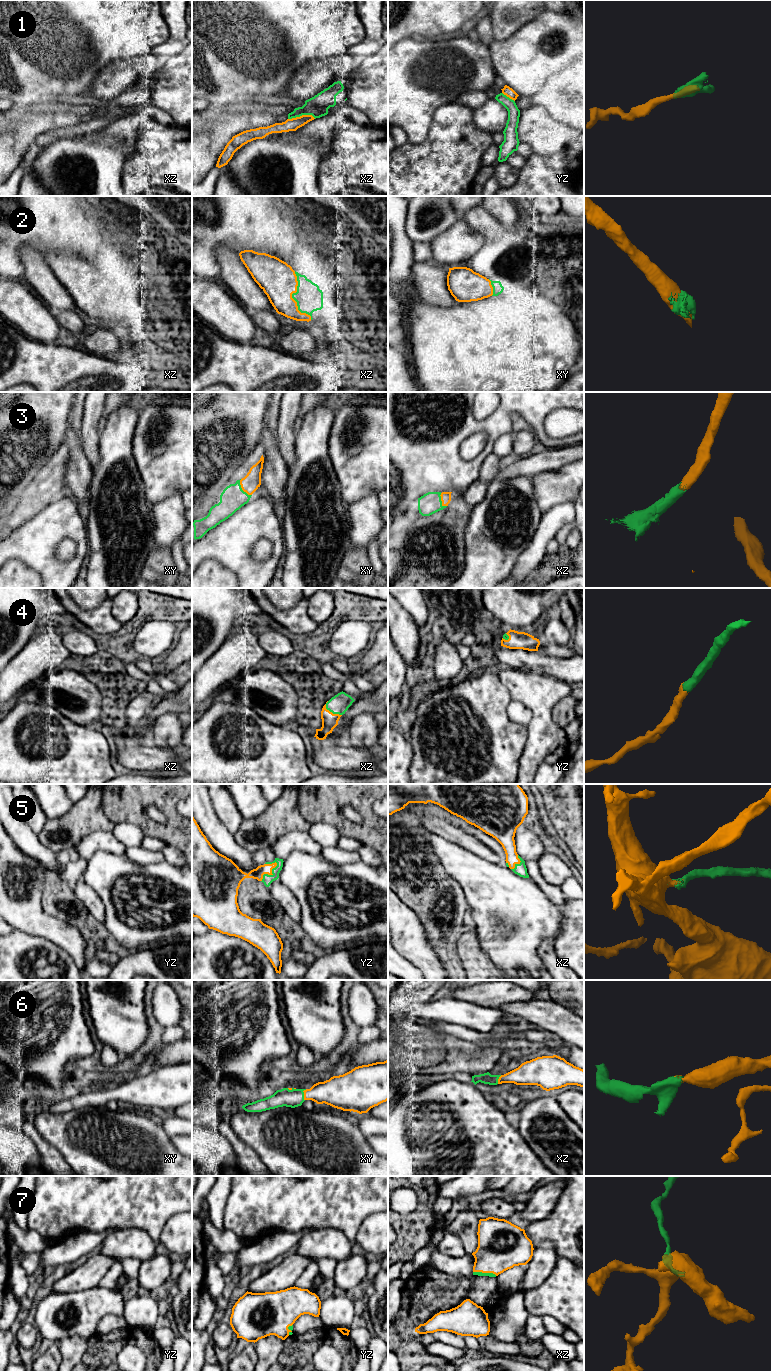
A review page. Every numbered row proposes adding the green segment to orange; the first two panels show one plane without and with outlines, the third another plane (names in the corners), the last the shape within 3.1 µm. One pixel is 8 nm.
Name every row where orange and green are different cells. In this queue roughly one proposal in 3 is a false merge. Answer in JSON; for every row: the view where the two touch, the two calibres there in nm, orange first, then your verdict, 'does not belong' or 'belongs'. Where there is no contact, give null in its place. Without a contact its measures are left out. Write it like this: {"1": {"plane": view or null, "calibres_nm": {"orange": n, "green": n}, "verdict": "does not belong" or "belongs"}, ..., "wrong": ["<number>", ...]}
{"1": {"plane": "xz", "calibres_nm": {"orange": 100, "green": 170}, "verdict": "does not belong"}, "2": {"plane": "xz", "calibres_nm": {"orange": 300, "green": 220}, "verdict": "belongs"}, "3": {"plane": "xy", "calibres_nm": {"orange": 140, "green": 200}, "verdict": "belongs"}, "4": {"plane": "xz", "calibres_nm": {"orange": 130, "green": 160}, "verdict": "belongs"}, "5": {"plane": "yz", "calibres_nm": {"orange": 90, "green": 80}, "verdict": "belongs"}, "6": {"plane": "xy", "calibres_nm": {"orange": 220, "green": 150}, "verdict": "belongs"}, "7": {"plane": "xz", "calibres_nm": {"orange": 380, "green": 30}, "verdict": "belongs"}, "wrong": ["1"]}

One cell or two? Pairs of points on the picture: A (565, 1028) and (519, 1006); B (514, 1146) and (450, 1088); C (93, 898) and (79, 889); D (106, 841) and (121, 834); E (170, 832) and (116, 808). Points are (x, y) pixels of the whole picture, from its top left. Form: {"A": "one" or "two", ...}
{"A": "one", "B": "one", "C": "one", "D": "two", "E": "one"}

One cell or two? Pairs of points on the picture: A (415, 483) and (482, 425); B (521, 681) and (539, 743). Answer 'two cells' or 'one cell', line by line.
A: one cell
B: one cell

